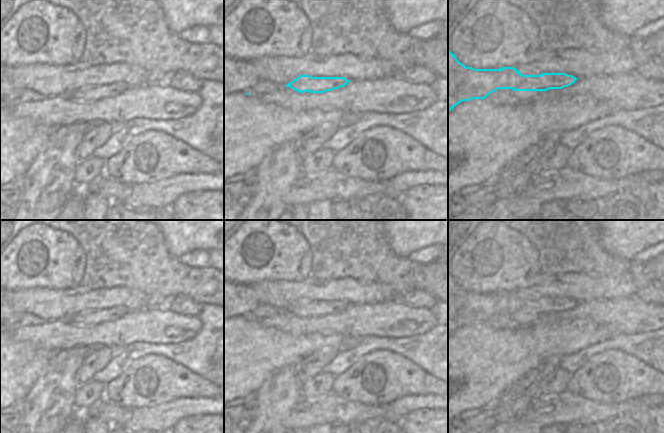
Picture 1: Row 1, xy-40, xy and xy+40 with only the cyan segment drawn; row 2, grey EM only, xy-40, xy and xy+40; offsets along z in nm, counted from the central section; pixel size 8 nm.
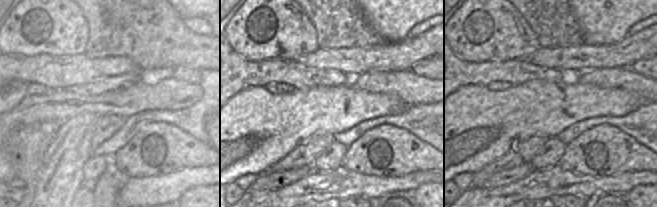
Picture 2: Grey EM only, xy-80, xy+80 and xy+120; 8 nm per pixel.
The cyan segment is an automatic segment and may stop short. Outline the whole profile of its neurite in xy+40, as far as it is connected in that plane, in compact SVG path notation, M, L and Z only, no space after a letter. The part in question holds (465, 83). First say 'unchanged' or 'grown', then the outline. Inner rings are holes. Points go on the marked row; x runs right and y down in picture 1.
unchanged; M448 48L448 113L462 101L485 99L498 89L514 91L547 91L562 89L575 83L576 77L566 73L542 73L540 75L522 75L514 67L500 69L474 69L460 63Z

